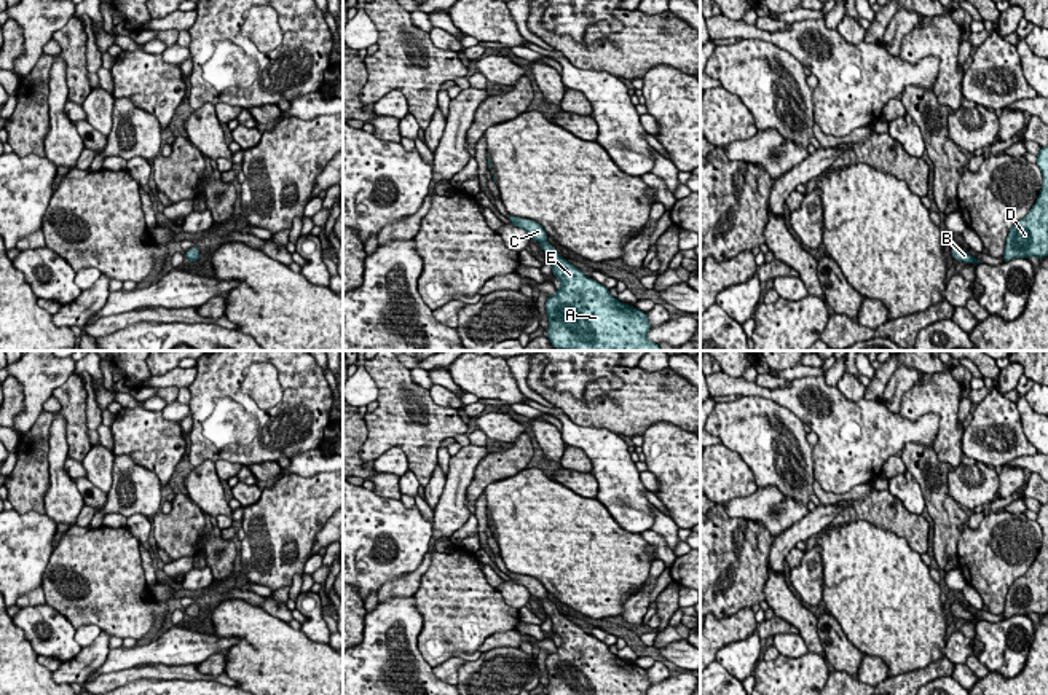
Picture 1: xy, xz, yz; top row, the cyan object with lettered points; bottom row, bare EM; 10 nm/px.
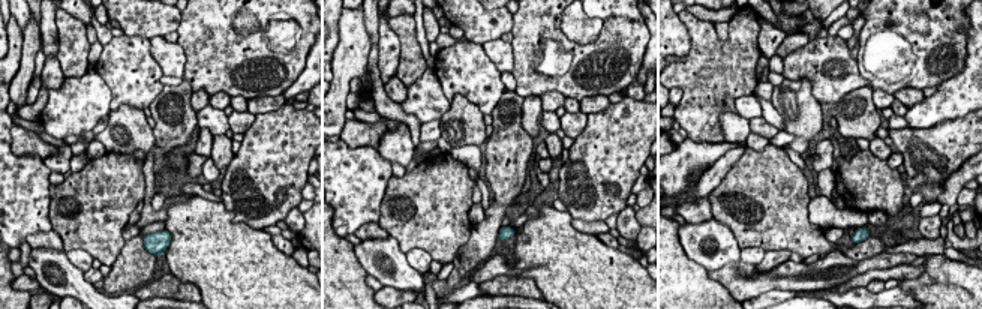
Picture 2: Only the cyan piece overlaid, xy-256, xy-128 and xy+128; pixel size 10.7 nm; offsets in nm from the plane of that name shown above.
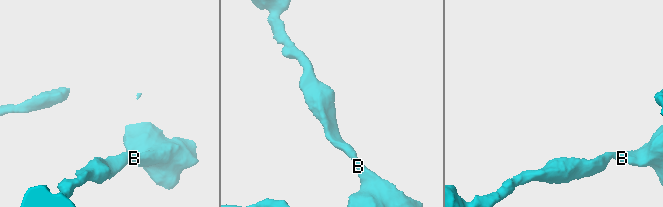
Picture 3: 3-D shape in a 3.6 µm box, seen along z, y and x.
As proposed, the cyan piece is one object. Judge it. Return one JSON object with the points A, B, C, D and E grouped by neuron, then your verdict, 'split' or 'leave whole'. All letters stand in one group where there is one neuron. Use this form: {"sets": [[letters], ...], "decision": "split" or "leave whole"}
{"sets": [["A", "B", "C", "D", "E"]], "decision": "leave whole"}

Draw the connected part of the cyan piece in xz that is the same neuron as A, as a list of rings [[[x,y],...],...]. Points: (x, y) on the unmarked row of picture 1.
[[[510,571],[507,575],[514,583],[525,587],[531,596],[541,601],[541,606],[552,620],[554,634],[561,639],[557,650],[546,658],[549,676],[547,695],[648,695],[651,681],[646,669],[621,660],[609,652],[606,644],[561,615],[558,607],[547,599],[547,590],[539,580]]]

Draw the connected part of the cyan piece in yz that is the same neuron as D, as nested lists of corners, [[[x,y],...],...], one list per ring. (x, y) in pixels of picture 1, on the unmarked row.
[[[1048,504],[1037,512],[1043,531],[1042,548],[1029,571],[1016,579],[1007,593],[1003,620],[1013,615],[1048,614]]]

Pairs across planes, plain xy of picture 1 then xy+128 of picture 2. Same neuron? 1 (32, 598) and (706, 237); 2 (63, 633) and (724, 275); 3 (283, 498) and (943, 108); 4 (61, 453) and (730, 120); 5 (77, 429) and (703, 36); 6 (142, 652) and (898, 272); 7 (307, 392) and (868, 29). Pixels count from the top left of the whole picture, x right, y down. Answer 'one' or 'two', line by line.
1: two
2: two
3: two
4: one
5: one
6: two
7: one

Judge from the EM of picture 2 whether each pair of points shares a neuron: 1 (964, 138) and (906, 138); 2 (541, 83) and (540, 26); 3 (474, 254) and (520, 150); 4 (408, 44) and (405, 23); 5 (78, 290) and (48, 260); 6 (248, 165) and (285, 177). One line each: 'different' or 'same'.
1: same
2: same
3: same
4: same
5: same
6: same

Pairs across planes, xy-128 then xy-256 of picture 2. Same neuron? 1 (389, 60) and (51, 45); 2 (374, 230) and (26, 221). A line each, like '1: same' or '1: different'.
1: same
2: different

